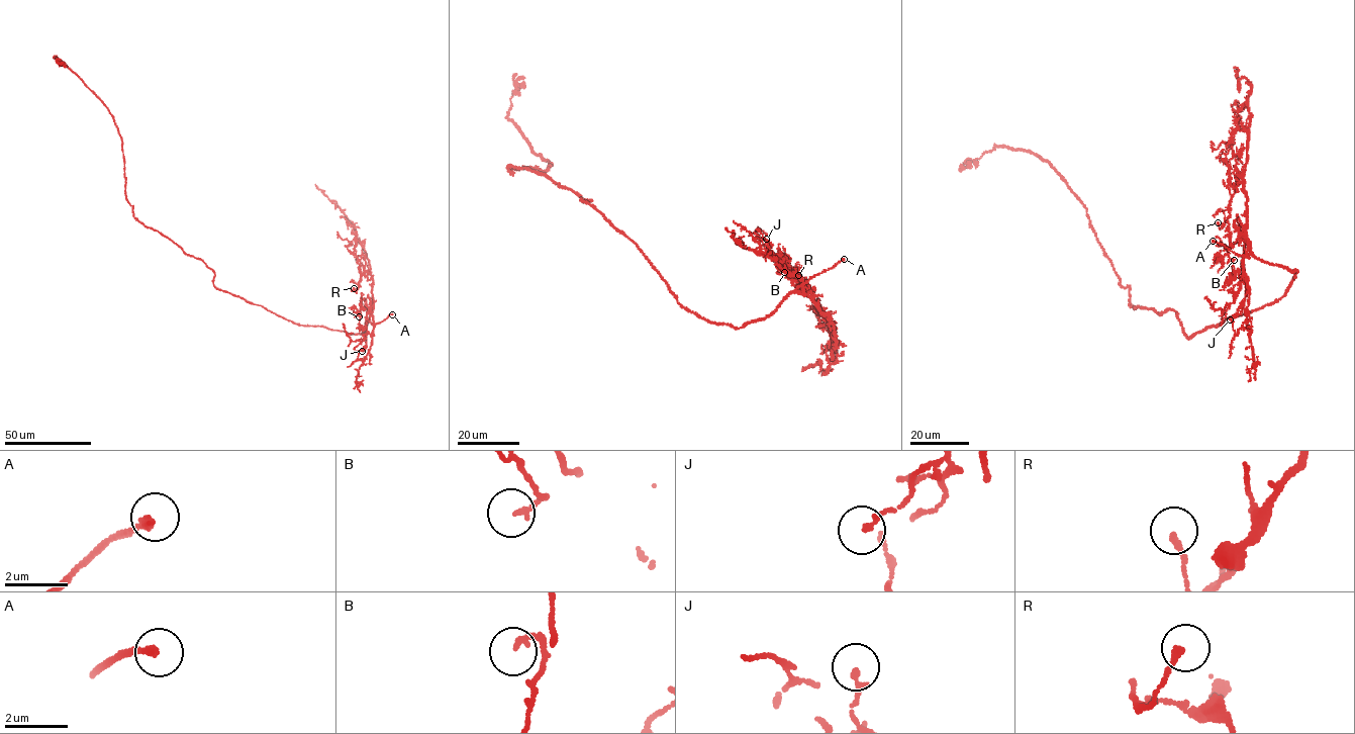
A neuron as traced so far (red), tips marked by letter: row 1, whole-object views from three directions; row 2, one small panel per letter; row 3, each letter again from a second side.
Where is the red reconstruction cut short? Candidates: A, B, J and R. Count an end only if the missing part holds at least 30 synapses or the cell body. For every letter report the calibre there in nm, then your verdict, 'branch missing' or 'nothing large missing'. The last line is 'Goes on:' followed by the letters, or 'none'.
A: 240 nm thick; branch missing
B: 150 nm thick; nothing large missing
J: 160 nm thick; nothing large missing
R: 170 nm thick; nothing large missing
Goes on: A

